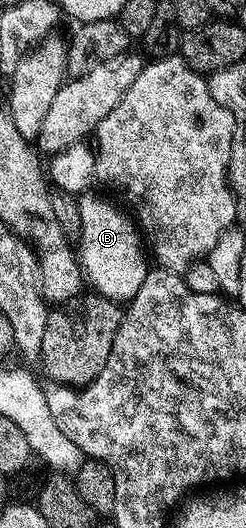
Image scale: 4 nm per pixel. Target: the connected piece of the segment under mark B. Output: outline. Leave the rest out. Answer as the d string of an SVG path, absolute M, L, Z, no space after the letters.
M86 191L78 196L79 243L77 251L84 276L89 279L100 296L125 303L133 299L143 285L149 270L145 259L143 237L134 223L111 202Z

